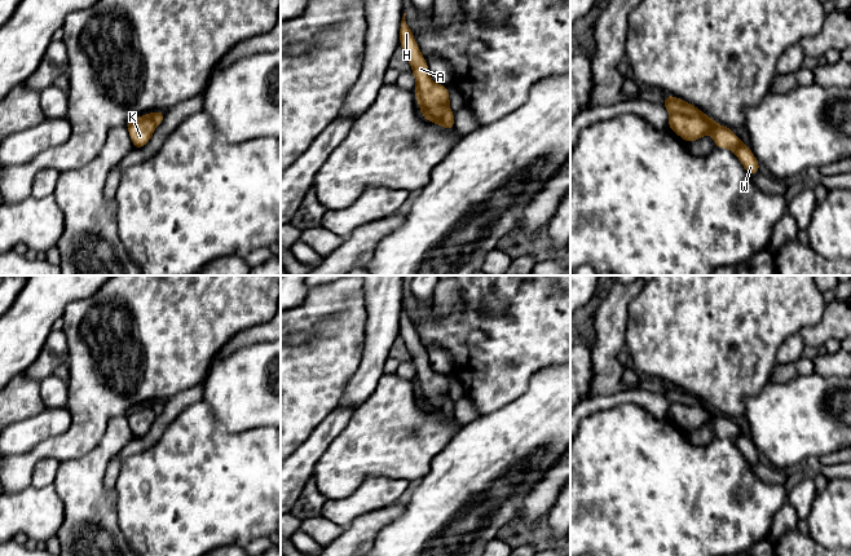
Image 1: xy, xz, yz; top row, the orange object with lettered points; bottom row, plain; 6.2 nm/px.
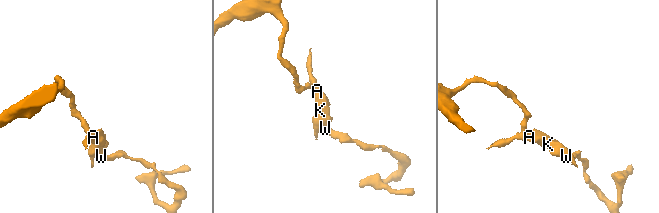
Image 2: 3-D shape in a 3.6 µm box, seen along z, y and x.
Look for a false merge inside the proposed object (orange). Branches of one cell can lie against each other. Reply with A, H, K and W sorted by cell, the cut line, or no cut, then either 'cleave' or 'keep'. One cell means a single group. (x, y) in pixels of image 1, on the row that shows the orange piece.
groups A H K / W; cut yz (670, 113), (699, 115), (711, 127), (718, 124); cleave

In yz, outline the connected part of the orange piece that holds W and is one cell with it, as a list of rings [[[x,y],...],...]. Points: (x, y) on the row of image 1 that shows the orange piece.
[[[738,145],[735,154],[750,176],[759,173],[759,162],[748,145]]]

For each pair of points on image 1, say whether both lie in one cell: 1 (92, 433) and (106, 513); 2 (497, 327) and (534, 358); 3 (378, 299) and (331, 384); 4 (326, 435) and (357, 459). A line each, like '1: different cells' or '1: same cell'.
1: different cells
2: different cells
3: different cells
4: different cells

